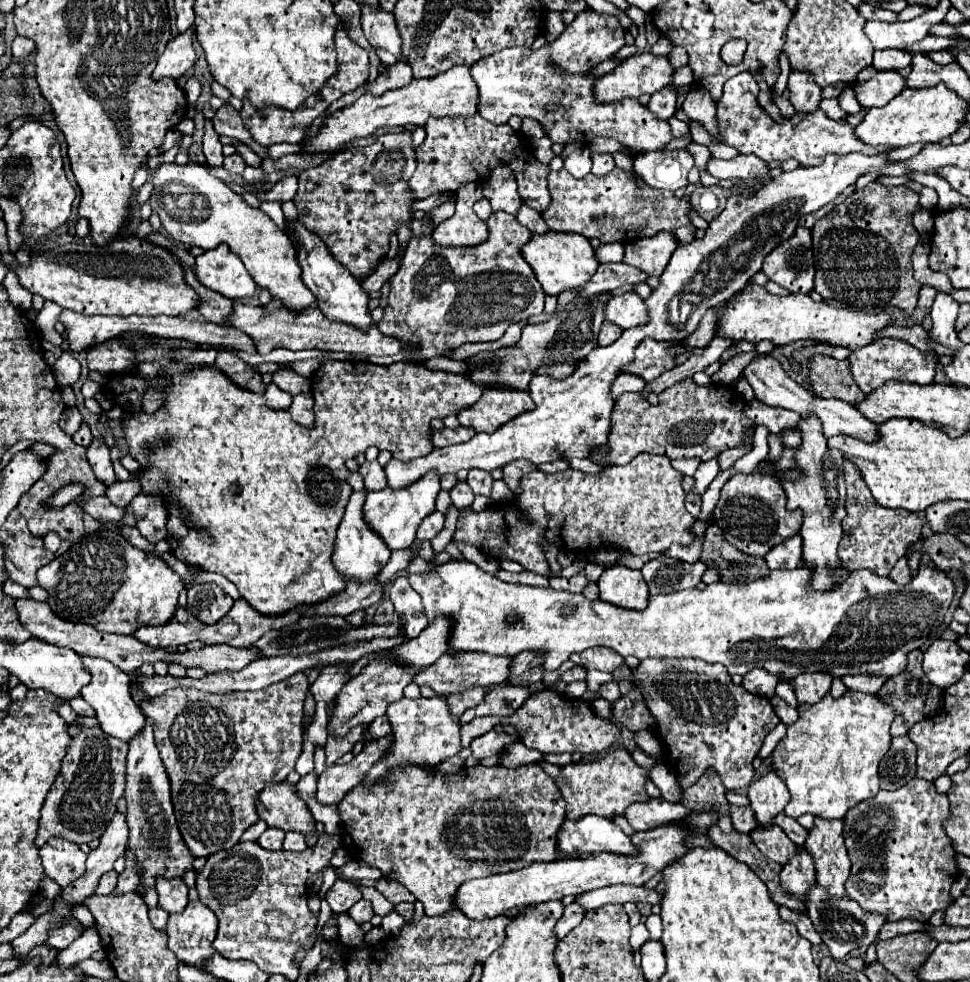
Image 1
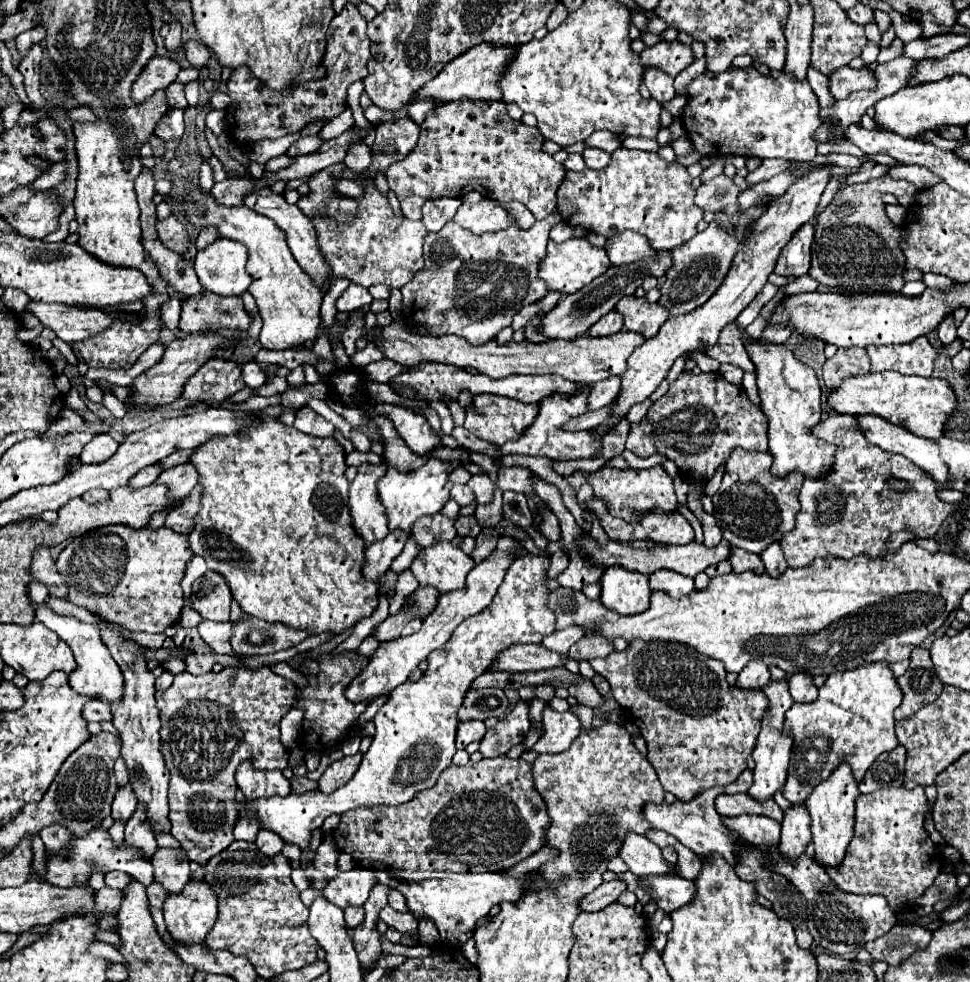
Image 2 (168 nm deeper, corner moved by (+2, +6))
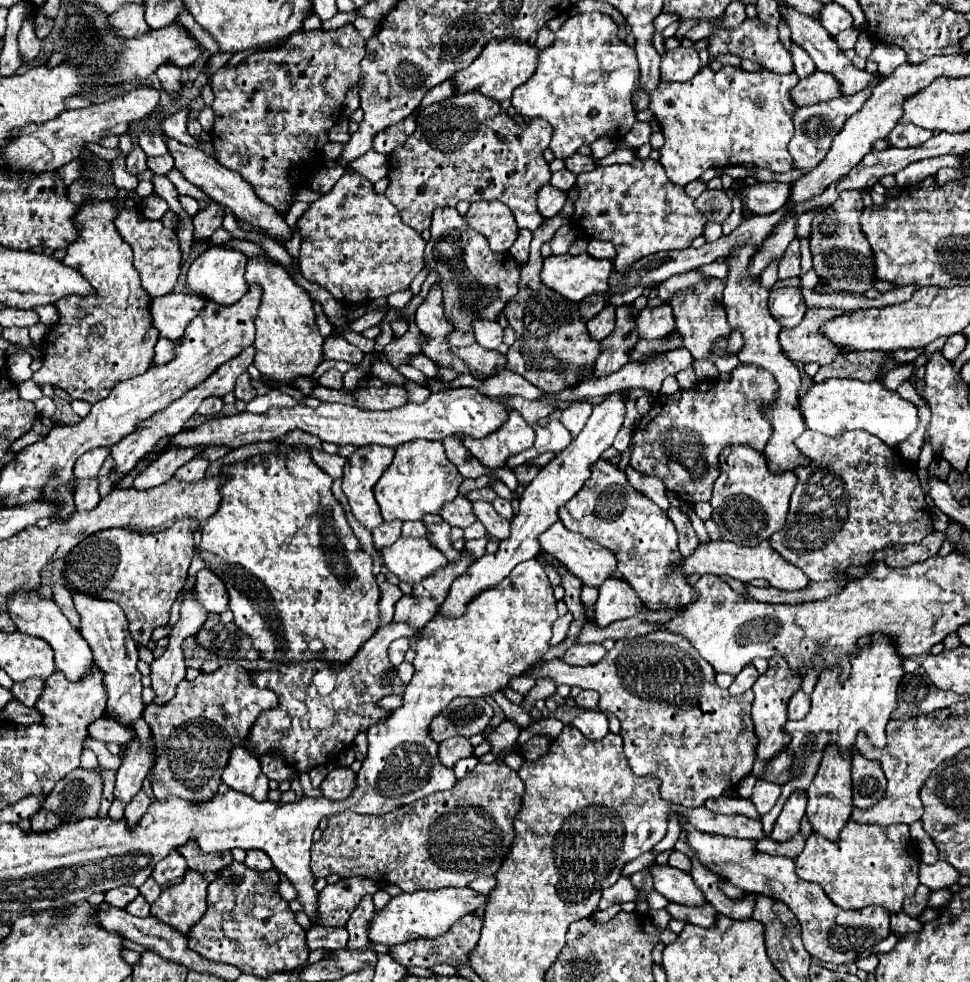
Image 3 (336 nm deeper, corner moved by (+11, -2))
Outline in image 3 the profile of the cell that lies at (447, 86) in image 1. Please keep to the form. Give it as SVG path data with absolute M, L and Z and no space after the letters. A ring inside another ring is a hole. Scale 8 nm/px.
M516 36L508 38L508 40L490 40L484 46L482 54L466 70L462 70L454 76L456 94L480 90L484 96L494 98L498 102L508 100L508 98L512 98L512 92L534 74L538 54L540 54L540 50L534 44L516 40Z

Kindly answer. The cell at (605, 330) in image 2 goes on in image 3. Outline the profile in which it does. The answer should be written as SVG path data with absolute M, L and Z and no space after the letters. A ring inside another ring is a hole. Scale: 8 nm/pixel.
M614 306L604 308L604 312L588 320L588 332L590 332L590 338L594 340L604 340L604 336L608 336L612 328L614 328Z

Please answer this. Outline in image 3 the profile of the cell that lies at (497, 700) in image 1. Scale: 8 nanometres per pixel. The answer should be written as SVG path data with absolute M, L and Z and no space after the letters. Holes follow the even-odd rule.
M456 698L430 724L430 736L438 744L450 736L470 738L482 734L492 718L492 708L484 698Z

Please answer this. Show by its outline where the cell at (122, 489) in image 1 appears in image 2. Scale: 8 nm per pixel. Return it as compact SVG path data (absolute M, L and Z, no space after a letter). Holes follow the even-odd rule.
M149 466L149 468L143 468L141 472L137 472L137 476L133 476L133 480L129 480L129 488L145 488L149 484L153 484L153 480L161 474L161 470L157 466Z

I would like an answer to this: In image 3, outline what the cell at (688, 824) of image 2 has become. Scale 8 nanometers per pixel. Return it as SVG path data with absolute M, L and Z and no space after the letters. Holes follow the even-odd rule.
M688 826L686 842L694 848L698 858L706 868L728 878L734 886L746 892L776 896L784 902L796 916L802 928L802 940L806 950L824 964L840 966L844 962L854 962L858 954L870 950L874 944L884 940L890 934L890 916L884 908L868 906L862 910L842 910L838 908L822 890L820 884L804 882L794 872L794 860L784 856L770 856L760 854L754 850L754 840L738 840L738 838L724 838L714 834L704 834Z

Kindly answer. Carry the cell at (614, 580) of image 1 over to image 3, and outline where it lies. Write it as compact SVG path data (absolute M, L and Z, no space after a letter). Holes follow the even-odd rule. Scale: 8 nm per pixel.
M608 578L600 586L598 602L594 604L594 620L600 628L630 618L642 610L642 600L632 592L630 584L626 580Z

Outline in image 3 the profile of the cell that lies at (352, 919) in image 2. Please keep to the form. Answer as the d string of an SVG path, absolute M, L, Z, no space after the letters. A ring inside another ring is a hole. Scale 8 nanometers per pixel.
M310 928L306 934L306 944L308 952L328 948L328 950L340 950L346 948L348 942L348 930L346 928Z

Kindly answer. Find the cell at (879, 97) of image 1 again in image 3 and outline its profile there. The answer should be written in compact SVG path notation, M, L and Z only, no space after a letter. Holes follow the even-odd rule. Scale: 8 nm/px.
M816 70L808 78L802 78L792 90L790 90L790 100L796 106L810 106L818 102L828 102L832 98L840 96L840 84L836 78L828 72Z

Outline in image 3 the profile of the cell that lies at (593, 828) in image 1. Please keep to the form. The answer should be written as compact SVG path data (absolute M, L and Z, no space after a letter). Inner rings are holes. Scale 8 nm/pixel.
M656 864L650 868L650 876L654 880L654 890L658 890L670 902L690 904L690 906L706 904L702 890L694 884L694 880L688 872L682 872L668 864L666 866Z

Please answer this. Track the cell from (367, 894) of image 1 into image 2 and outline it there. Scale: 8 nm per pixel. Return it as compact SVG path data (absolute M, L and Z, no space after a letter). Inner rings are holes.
M383 908L381 912L379 912L379 918L383 920L383 922L387 922L389 926L393 926L393 928L397 928L399 932L411 932L411 934L417 934L417 920L413 918L413 914L409 914L409 912L405 912L405 914L401 914L401 912L395 912L393 908Z

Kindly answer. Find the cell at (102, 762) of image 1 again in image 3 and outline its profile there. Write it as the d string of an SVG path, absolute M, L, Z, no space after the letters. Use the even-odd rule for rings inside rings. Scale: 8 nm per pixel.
M76 768L46 796L42 808L60 816L62 822L94 816L100 808L102 778L98 772Z

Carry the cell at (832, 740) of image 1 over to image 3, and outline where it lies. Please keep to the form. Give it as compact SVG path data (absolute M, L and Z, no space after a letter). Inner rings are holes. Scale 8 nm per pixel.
M872 636L872 644L868 644L868 648L864 648L864 640L860 640L860 652L852 658L852 670L850 670L848 680L840 682L836 678L836 672L832 672L832 670L820 674L816 688L810 694L810 698L812 698L810 712L802 720L796 720L796 722L790 720L786 724L786 732L792 736L792 742L788 748L794 754L792 780L782 786L782 796L778 798L774 808L766 816L762 816L764 836L772 834L774 822L776 822L784 802L788 800L788 796L796 790L806 790L810 786L810 782L820 766L824 748L830 742L838 744L840 750L846 750L846 748L852 750L858 730L866 730L866 734L874 742L874 746L884 748L886 724L890 720L890 714L898 706L896 688L898 688L902 676L904 676L902 660L900 660L900 656L896 656L896 650L892 648L892 640L888 640L886 636Z

